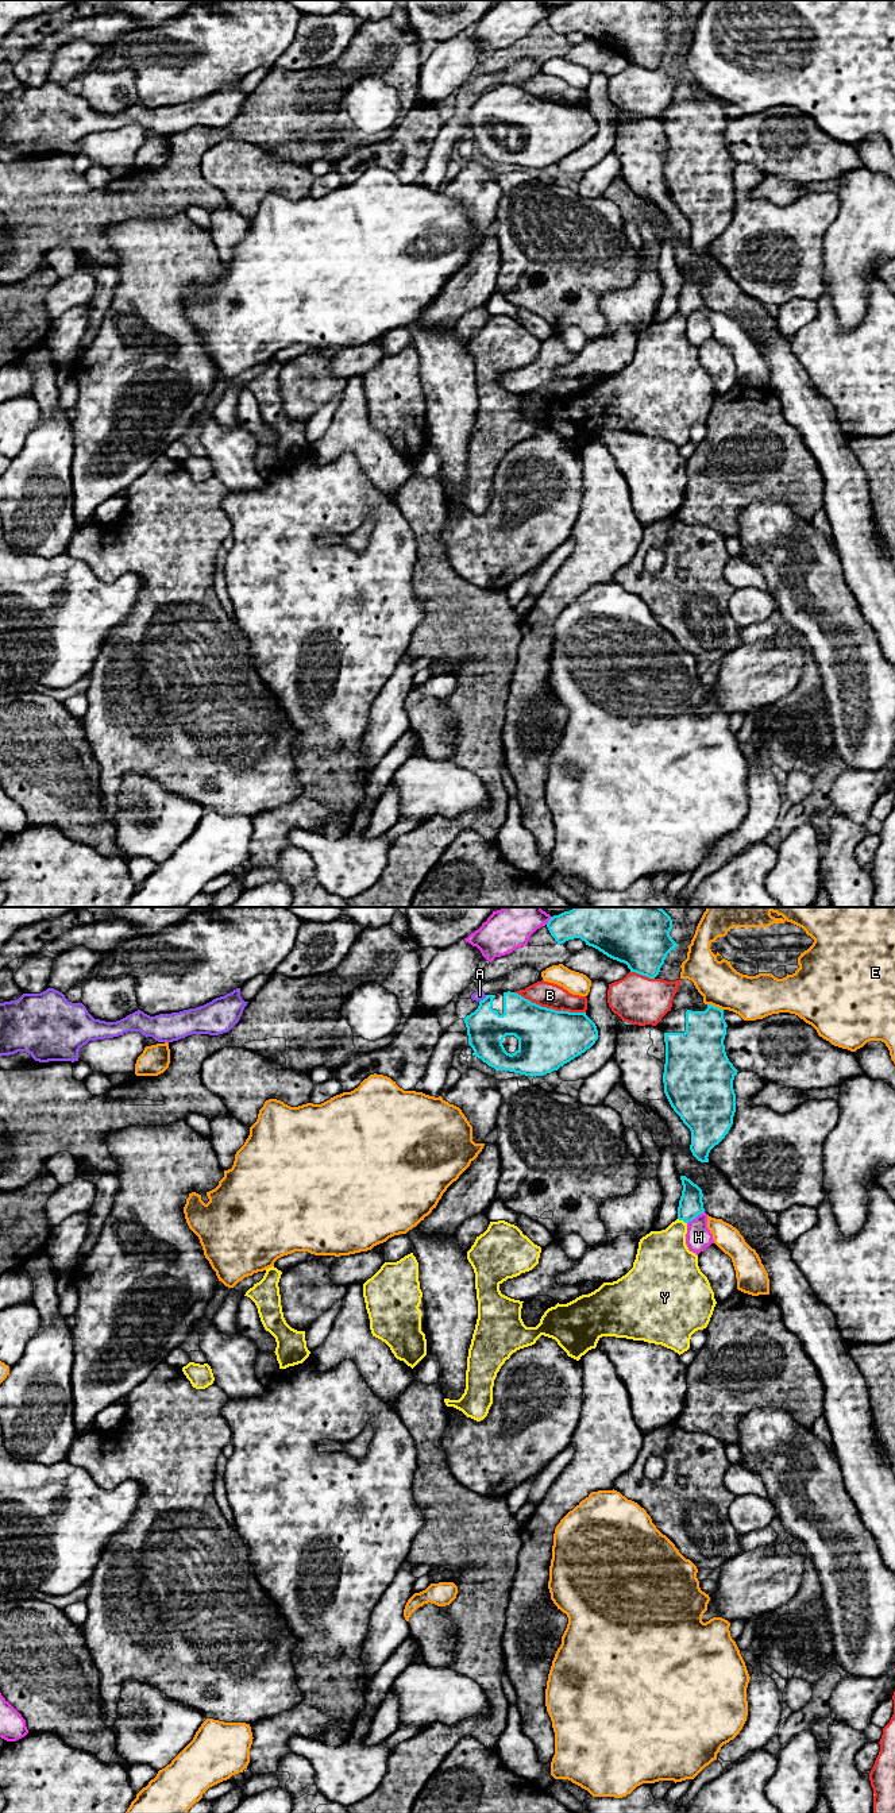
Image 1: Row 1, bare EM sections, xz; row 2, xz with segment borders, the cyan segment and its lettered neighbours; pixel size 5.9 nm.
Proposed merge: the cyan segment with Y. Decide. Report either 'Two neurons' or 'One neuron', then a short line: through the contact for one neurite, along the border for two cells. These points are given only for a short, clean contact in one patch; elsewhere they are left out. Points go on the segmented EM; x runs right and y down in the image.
Two neurons. Line: xz (678, 1218), (686, 1223)

